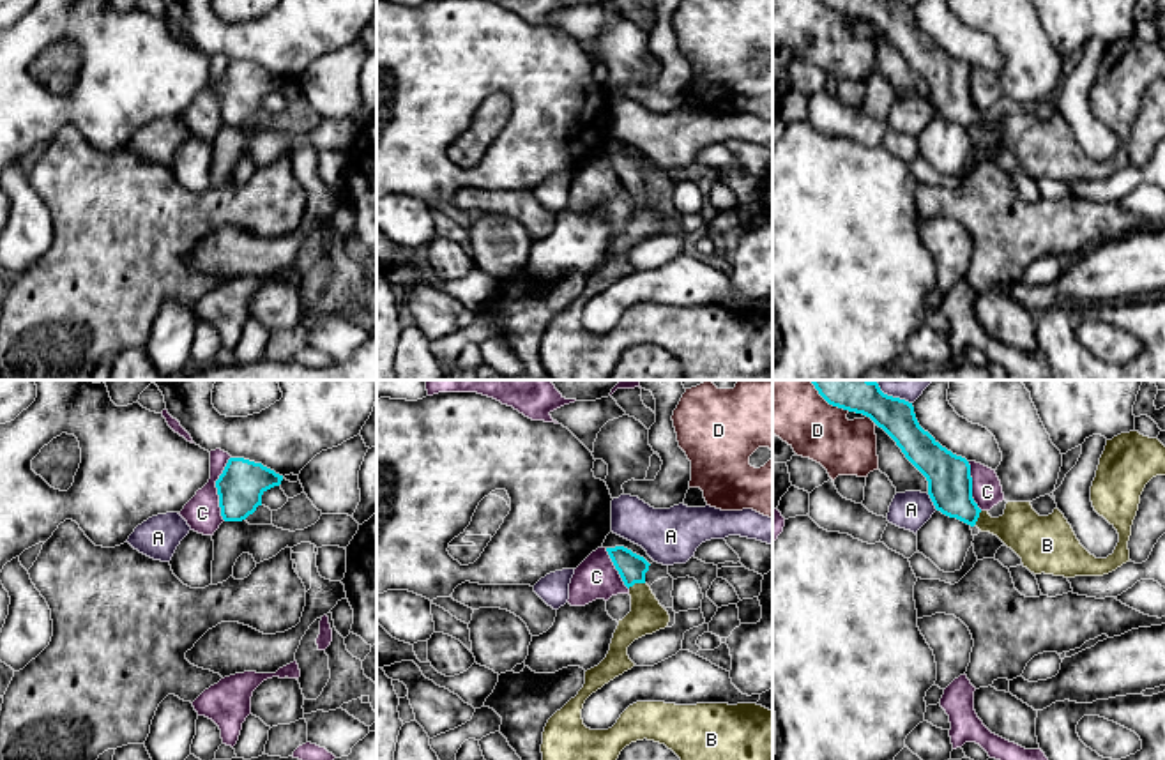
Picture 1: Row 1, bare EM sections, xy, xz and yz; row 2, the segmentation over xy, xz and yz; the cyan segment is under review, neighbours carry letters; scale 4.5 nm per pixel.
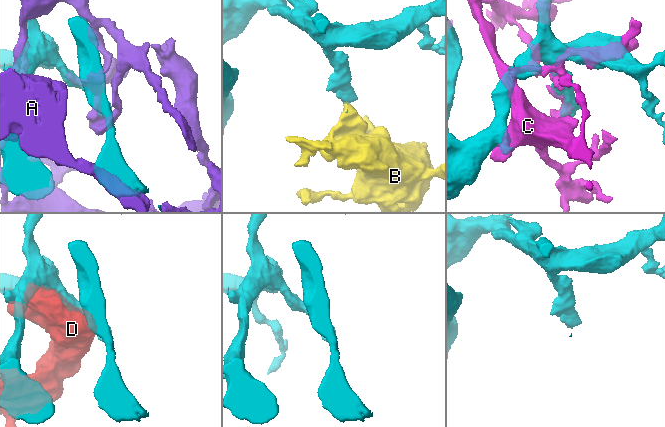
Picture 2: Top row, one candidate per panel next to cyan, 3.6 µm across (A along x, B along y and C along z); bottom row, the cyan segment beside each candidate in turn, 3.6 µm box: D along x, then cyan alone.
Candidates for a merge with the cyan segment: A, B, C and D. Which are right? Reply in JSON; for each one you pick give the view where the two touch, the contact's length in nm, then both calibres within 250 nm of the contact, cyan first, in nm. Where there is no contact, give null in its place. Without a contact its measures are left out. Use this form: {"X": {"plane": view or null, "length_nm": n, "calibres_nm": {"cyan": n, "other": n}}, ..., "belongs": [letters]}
{"B": {"plane": "xz", "length_nm": 80, "calibres_nm": {"cyan": 130, "other": 160}}, "belongs": ["B"]}

